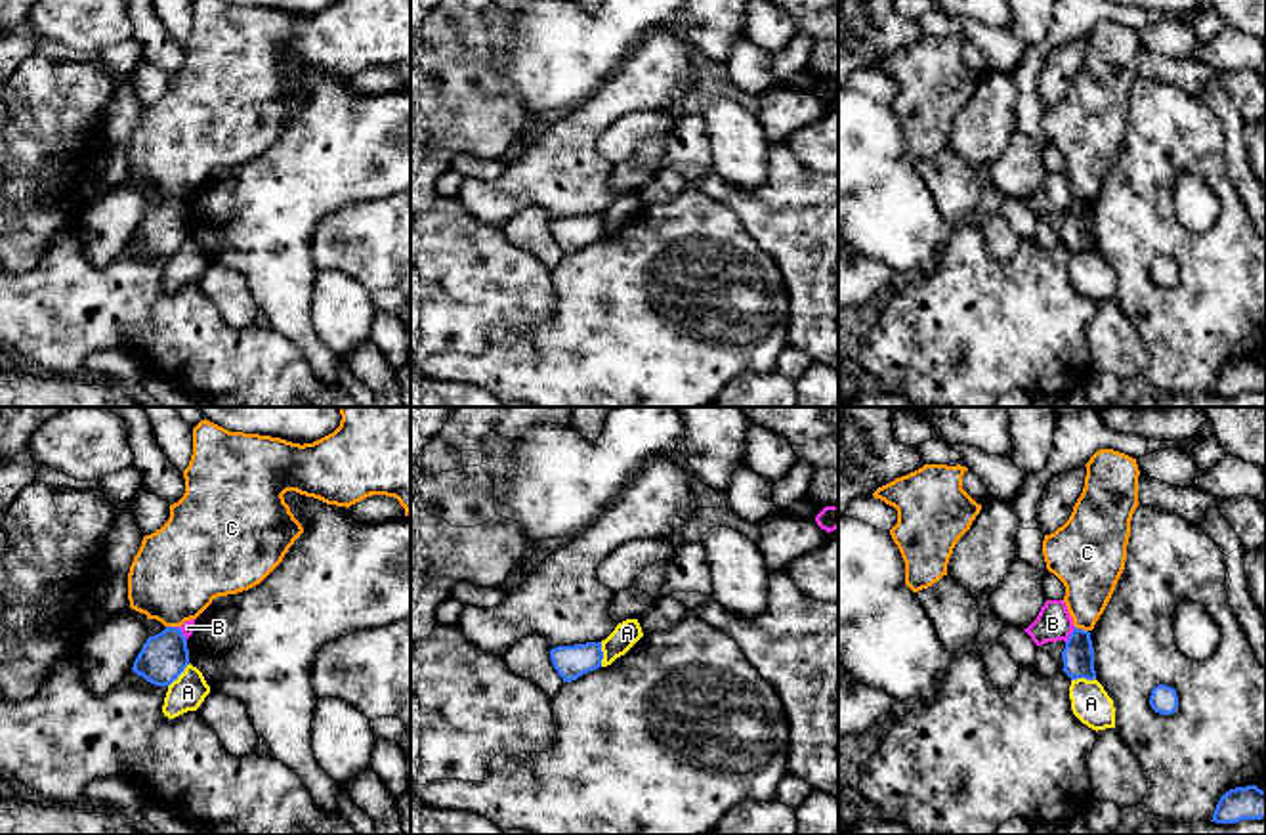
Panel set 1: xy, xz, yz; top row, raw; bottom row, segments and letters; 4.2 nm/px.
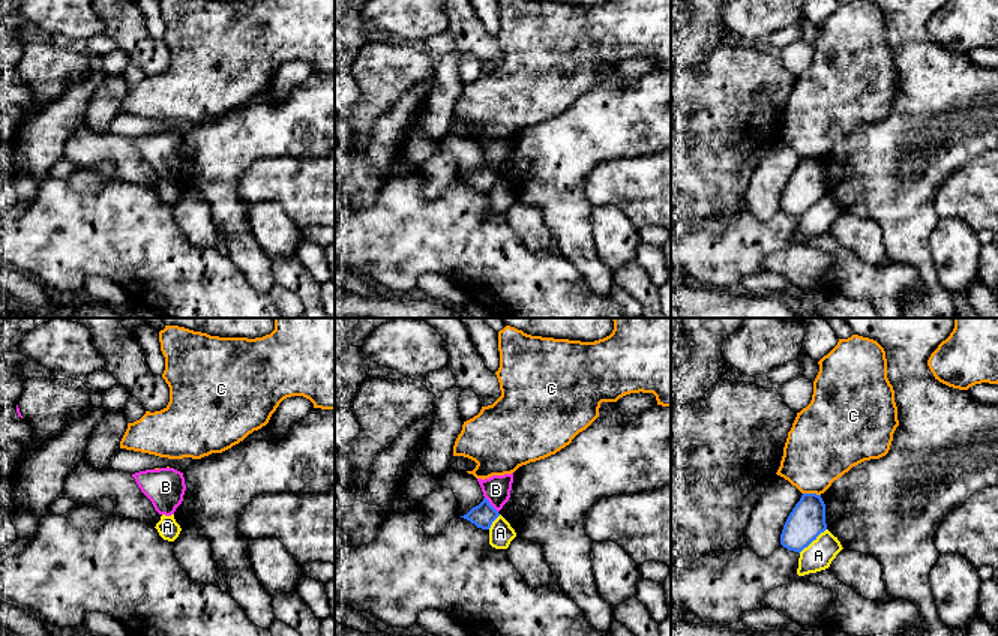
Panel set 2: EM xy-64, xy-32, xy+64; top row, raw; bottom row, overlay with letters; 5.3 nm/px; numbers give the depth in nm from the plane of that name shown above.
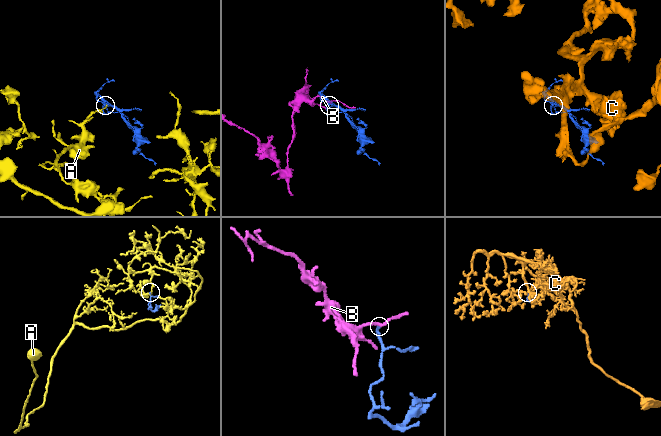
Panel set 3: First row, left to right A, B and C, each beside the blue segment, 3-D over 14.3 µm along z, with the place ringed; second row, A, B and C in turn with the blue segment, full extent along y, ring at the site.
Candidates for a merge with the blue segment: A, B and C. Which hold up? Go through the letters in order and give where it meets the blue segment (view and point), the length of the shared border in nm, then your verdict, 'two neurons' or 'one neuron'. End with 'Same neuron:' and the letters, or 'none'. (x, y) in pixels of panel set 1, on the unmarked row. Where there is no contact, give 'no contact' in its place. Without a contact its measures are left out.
A: meets blue in xy at (180, 245); contact 140 nm long; two neurons
B: meets blue in yz at (1070, 207); contact 80 nm long; two neurons
C: meets blue in yz at (1081, 201); contact 60 nm long; two neurons
Same neuron: none

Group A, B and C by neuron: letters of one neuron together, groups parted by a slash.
A / B / C

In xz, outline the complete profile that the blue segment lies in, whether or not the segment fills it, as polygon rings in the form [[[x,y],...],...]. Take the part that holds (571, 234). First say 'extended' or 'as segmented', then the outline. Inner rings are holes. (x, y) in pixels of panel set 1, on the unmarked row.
as segmented; [[[601,214],[558,218],[550,222],[550,231],[563,254],[571,254],[601,239]]]

